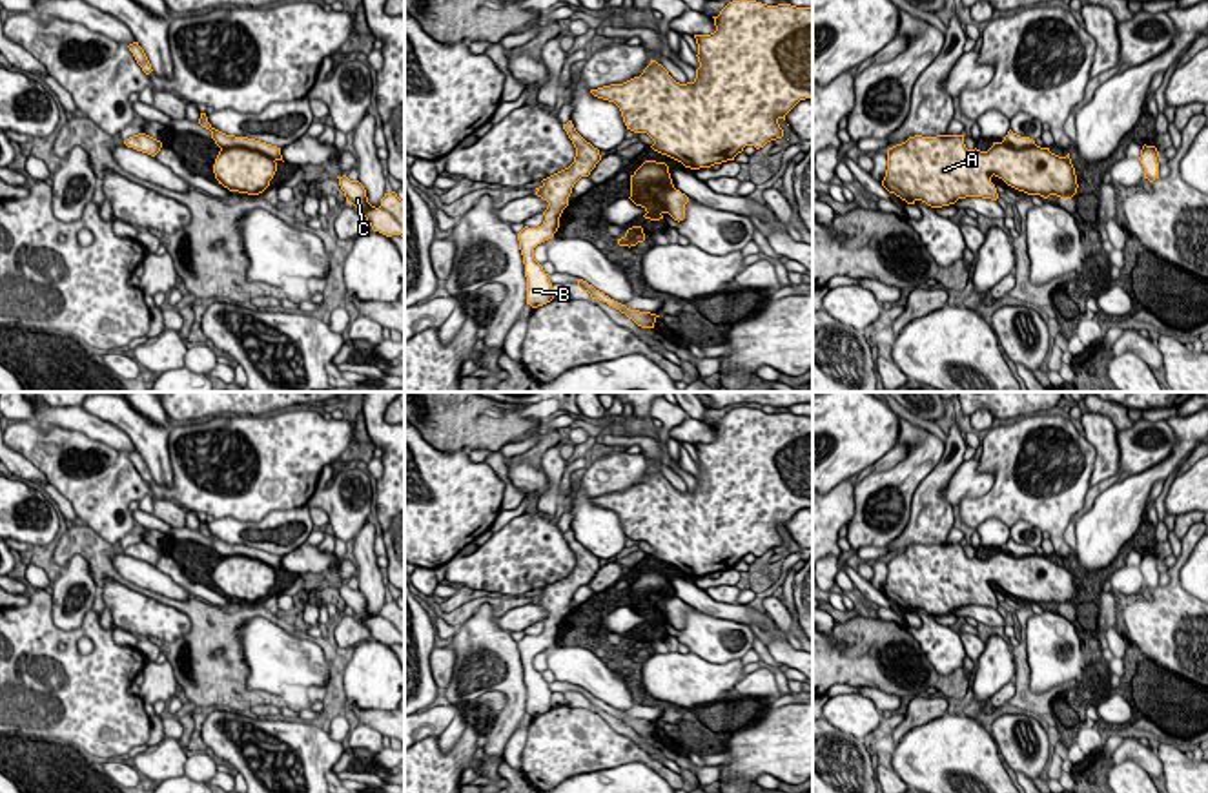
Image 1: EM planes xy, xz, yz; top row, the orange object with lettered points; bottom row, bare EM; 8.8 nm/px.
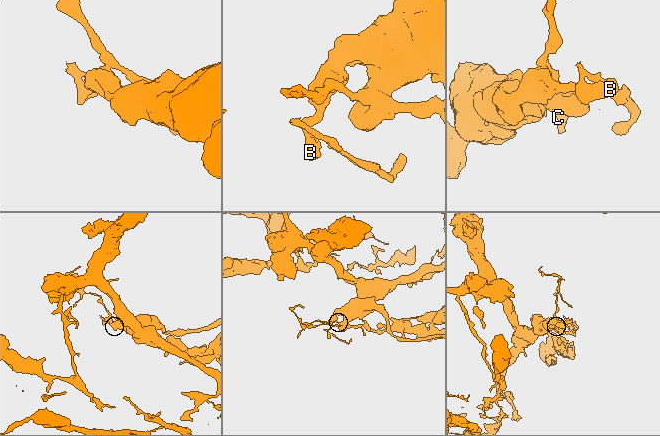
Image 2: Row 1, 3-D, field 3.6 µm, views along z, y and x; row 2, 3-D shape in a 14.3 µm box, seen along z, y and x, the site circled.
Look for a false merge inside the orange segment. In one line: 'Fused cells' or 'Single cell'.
Single cell

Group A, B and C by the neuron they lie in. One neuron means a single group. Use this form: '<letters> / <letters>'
A B C

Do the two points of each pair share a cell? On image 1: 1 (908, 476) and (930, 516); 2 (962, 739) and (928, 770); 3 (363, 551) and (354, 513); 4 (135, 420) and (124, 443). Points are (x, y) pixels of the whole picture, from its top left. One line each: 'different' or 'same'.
1: different
2: same
3: different
4: different

